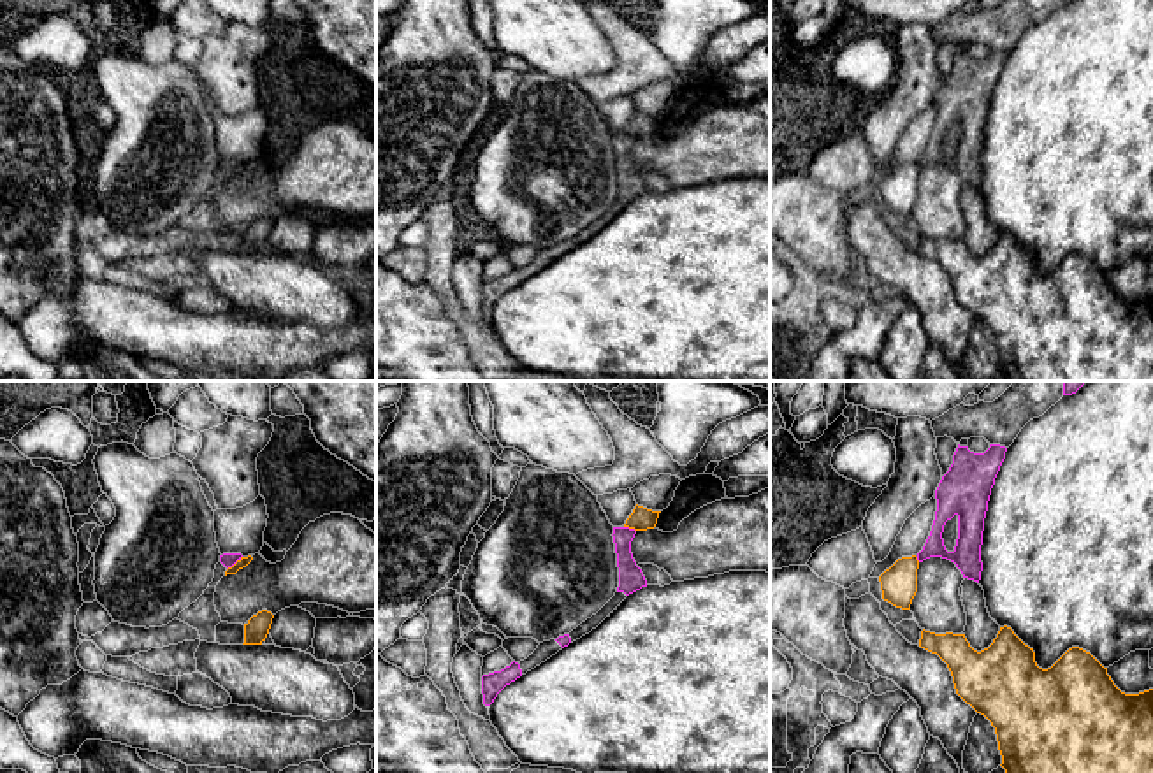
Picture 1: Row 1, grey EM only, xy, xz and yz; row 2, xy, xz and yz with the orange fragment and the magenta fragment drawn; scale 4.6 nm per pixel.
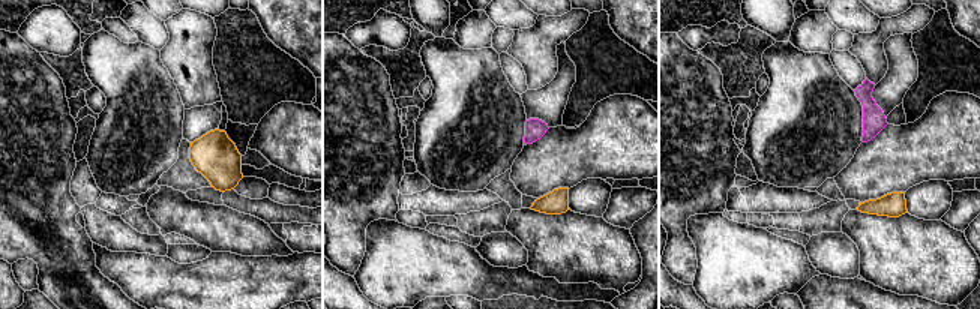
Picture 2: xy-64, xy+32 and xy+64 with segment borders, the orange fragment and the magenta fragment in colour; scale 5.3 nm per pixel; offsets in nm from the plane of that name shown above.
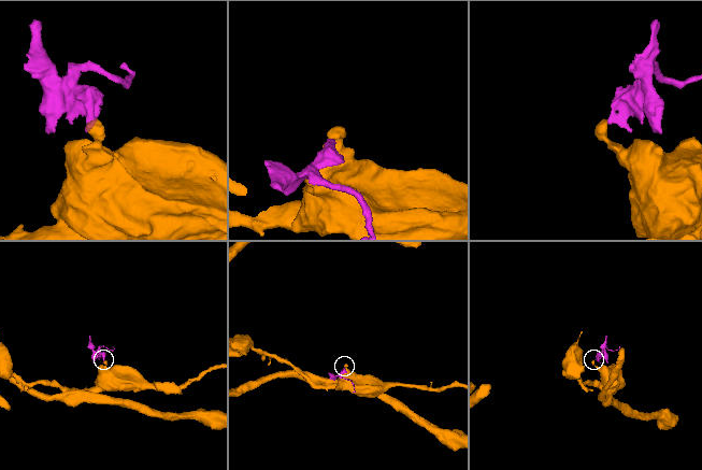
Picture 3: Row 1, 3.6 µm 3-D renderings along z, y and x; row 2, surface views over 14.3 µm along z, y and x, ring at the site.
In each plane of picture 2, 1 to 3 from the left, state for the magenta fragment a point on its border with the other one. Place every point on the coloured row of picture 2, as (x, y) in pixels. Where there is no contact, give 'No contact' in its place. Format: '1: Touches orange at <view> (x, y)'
1: No contact
2: No contact
3: No contact

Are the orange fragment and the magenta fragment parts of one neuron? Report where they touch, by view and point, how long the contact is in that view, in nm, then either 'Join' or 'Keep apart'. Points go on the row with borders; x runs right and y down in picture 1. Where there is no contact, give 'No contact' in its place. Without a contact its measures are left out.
Touches orange at xy (236, 563). Shared border 100 nm. Keep apart

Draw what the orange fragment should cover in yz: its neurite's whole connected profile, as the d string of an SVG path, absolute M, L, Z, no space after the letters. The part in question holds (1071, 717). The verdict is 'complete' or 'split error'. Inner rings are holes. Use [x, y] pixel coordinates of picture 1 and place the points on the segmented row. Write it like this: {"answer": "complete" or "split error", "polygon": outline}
{"answer": "complete", "polygon": "M1007 625L1000 627L993 643L981 652L970 647L965 634L935 634L925 629L921 631L919 647L937 654L947 664L956 694L991 722L1002 755L1000 766L1005 773L1153 773L1153 689L1139 694L1121 692L1107 675L1107 668L1104 668L1090 652L1072 647L1051 668L1042 669L1035 662L1033 648L1025 645Z"}

